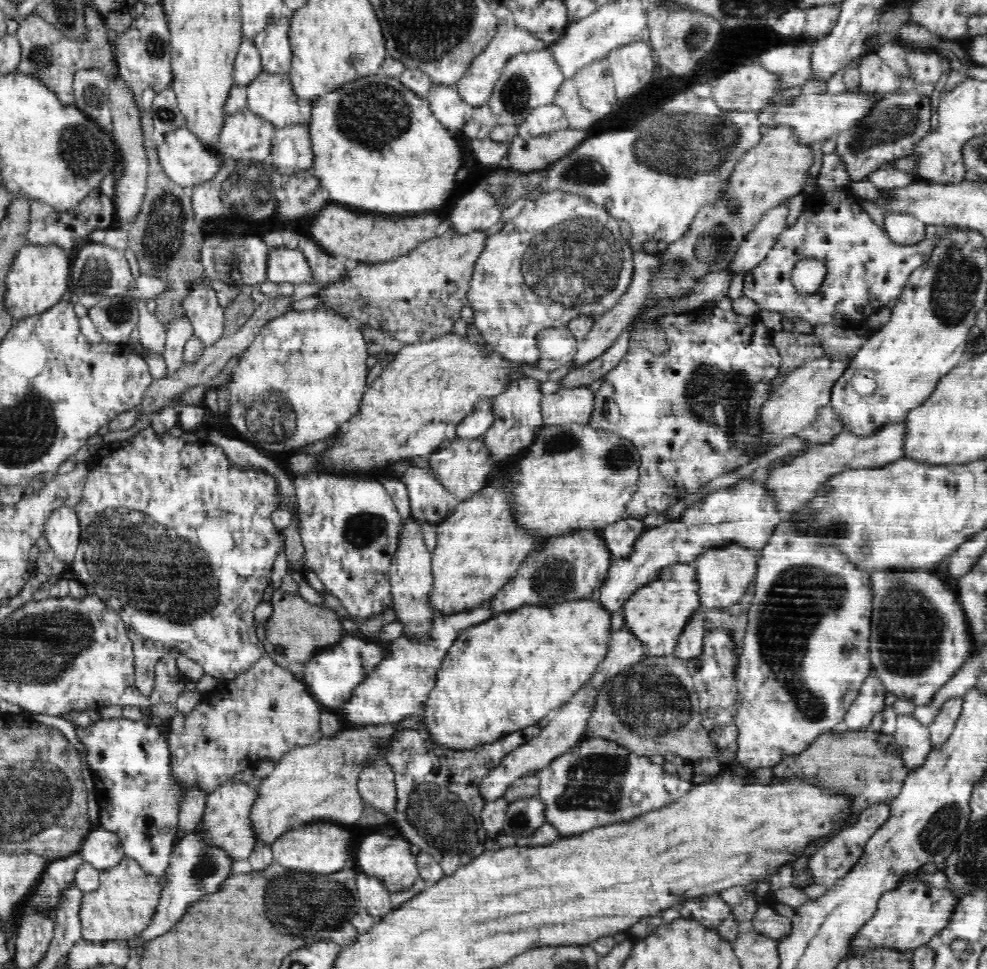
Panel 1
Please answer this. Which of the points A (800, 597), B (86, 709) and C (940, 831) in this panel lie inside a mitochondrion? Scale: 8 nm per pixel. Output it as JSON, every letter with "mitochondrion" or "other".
{"A":"mitochondrion","B":"other","C":"mitochondrion"}

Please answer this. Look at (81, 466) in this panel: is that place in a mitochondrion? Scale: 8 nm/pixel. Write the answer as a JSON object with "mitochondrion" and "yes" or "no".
{"mitochondrion":"no"}

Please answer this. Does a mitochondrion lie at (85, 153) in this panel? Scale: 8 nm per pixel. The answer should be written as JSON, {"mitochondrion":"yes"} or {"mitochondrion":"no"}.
{"mitochondrion":"yes"}

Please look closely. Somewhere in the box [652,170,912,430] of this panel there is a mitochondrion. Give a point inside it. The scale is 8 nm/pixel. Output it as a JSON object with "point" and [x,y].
{"point":[712,246]}

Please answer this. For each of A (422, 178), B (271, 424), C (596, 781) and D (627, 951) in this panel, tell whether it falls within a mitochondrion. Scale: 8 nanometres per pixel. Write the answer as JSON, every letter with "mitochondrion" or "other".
{"A":"other","B":"mitochondrion","C":"mitochondrion","D":"other"}

